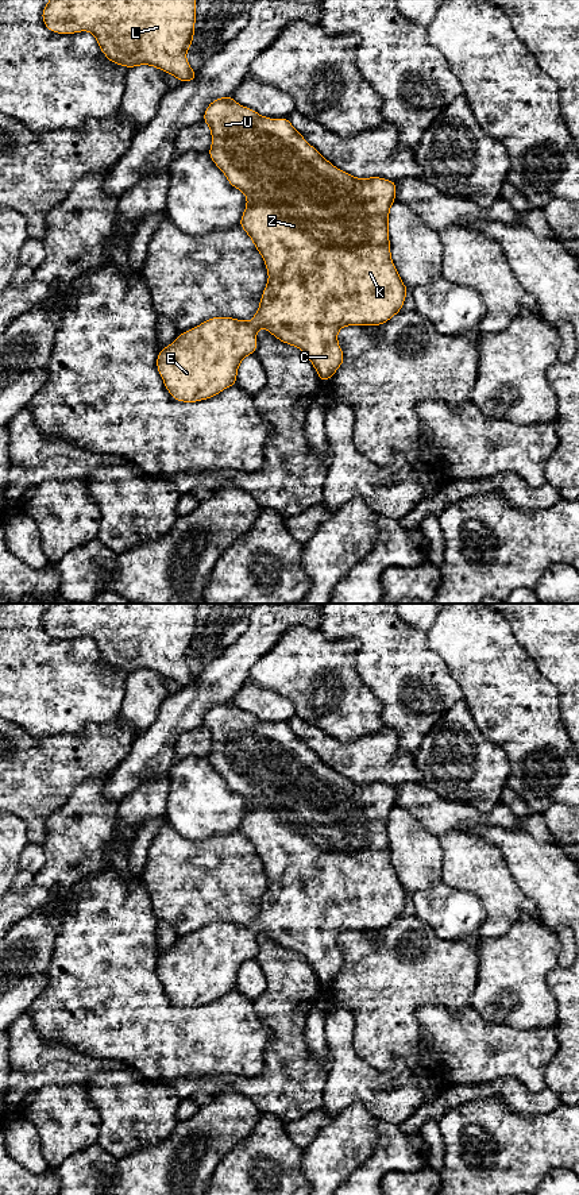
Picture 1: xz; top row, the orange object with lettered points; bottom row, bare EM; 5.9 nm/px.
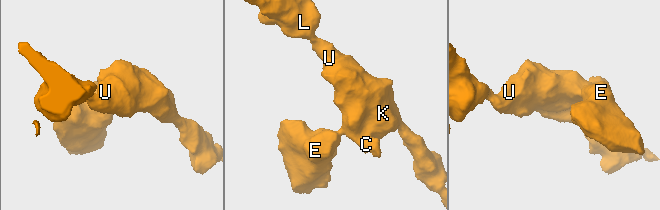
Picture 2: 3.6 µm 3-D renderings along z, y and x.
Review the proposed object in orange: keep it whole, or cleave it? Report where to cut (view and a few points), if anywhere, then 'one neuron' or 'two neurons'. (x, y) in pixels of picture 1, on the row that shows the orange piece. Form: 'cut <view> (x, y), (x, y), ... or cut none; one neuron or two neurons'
cut none; one neuron

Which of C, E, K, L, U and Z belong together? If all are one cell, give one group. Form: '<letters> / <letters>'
C E K L U Z

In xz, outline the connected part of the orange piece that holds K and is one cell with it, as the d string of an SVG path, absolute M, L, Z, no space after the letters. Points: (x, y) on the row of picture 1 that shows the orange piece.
M232 96L213 100L205 109L202 120L212 134L209 157L228 182L246 194L247 207L239 225L263 257L269 281L251 321L212 317L180 334L175 342L166 346L157 356L157 369L163 383L175 401L184 402L202 401L236 385L240 362L256 351L259 328L269 329L278 340L302 350L320 381L328 381L344 361L337 343L340 328L385 324L404 307L409 289L391 261L387 227L397 182L381 177L355 178L347 174L323 158L287 117L267 119L238 104Z

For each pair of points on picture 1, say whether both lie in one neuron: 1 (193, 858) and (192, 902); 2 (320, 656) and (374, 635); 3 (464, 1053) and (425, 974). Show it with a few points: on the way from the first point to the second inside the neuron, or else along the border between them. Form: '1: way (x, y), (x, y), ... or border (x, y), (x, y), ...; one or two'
1: way (193, 868), (192, 891); one
2: border (328, 639), (358, 642), (355, 669), (359, 674); two
3: border (470, 1007), (451, 1013), (420, 1005), (415, 1016); two

